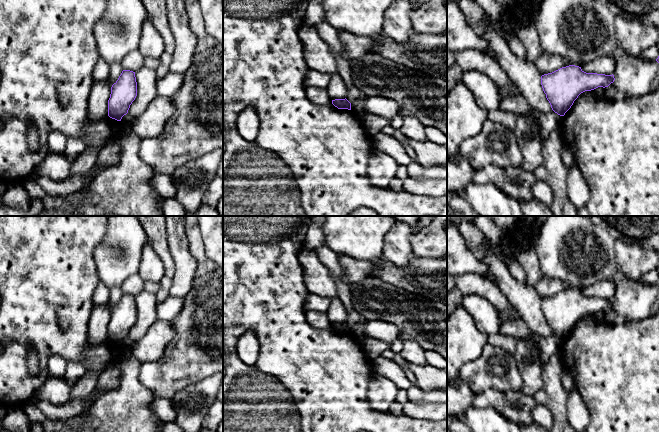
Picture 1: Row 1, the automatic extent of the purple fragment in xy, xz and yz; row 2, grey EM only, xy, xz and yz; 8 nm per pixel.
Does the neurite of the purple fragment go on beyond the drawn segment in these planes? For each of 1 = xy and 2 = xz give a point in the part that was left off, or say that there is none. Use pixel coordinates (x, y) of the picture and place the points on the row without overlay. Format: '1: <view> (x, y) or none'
1: none
2: none

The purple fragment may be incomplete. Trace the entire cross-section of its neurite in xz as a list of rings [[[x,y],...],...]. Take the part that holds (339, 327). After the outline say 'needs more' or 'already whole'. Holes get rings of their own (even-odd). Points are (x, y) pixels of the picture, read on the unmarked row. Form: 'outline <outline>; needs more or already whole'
outline [[[335,323],[332,324],[332,328],[338,333],[348,333],[351,334],[351,327],[345,323]]]; already whole

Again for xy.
outline [[[123,294],[118,304],[111,311],[108,324],[108,340],[117,345],[128,337],[130,329],[137,320],[135,296]]]; already whole

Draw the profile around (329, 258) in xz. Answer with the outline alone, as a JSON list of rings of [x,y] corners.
[[[326,245],[316,248],[315,253],[319,261],[329,270],[336,284],[336,297],[344,304],[348,311],[346,323],[352,328],[361,319],[361,315],[353,309],[351,301],[351,284],[343,280],[343,270],[338,262],[338,254]]]

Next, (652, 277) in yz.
[[[654,269],[638,278],[638,281],[644,284],[656,284],[659,280],[659,270]]]

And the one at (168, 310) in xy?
[[[169,296],[164,302],[157,304],[156,314],[158,321],[173,321],[182,311],[184,300]]]

